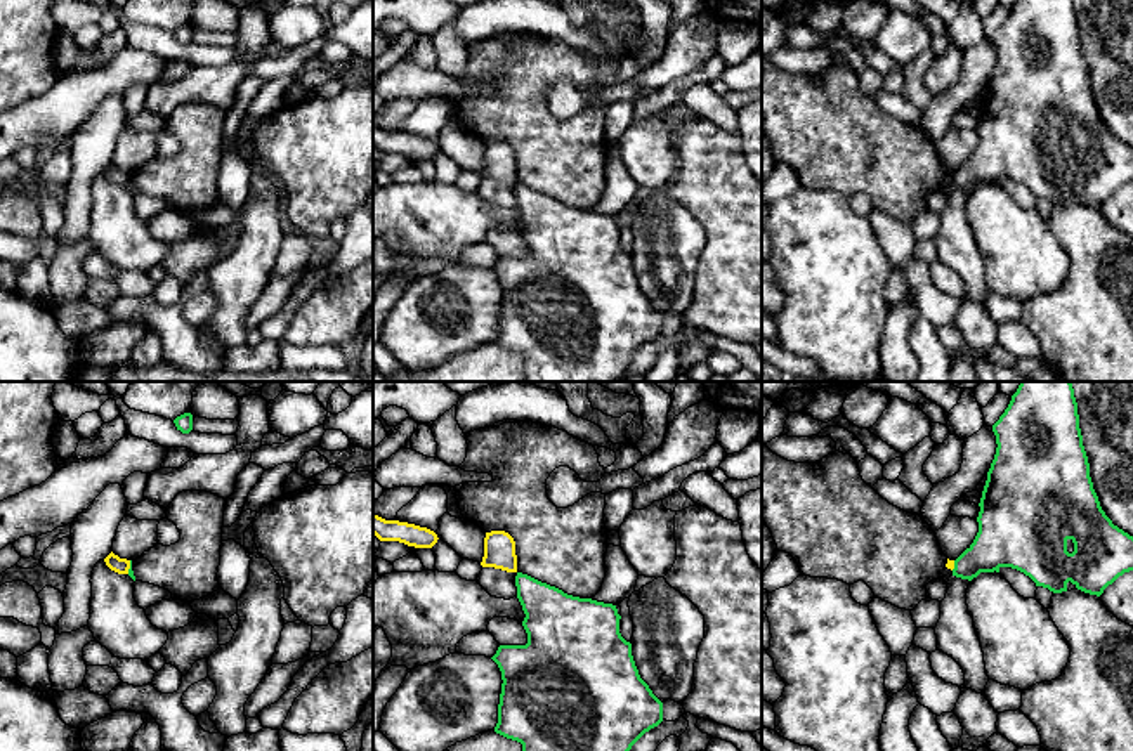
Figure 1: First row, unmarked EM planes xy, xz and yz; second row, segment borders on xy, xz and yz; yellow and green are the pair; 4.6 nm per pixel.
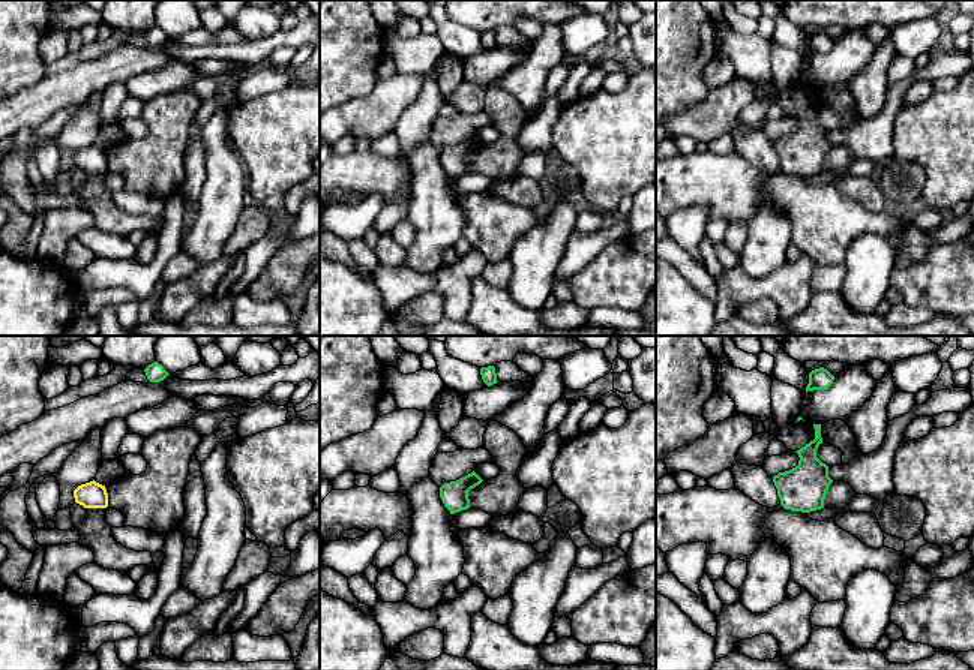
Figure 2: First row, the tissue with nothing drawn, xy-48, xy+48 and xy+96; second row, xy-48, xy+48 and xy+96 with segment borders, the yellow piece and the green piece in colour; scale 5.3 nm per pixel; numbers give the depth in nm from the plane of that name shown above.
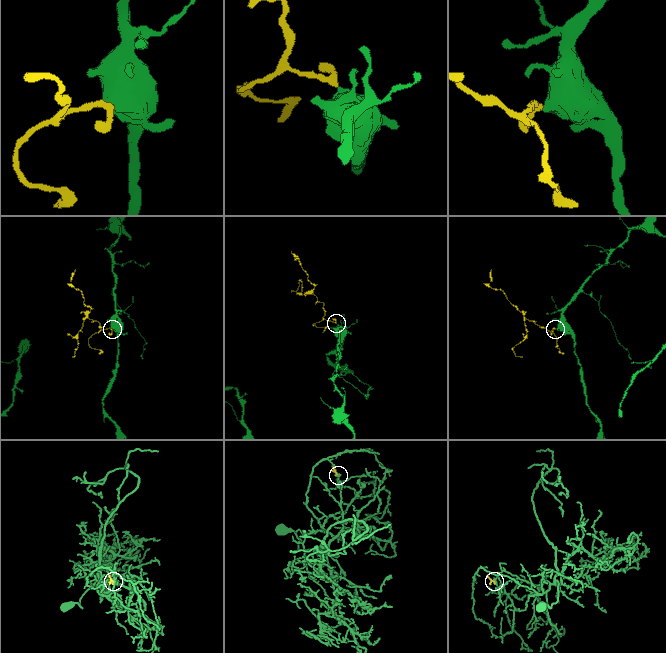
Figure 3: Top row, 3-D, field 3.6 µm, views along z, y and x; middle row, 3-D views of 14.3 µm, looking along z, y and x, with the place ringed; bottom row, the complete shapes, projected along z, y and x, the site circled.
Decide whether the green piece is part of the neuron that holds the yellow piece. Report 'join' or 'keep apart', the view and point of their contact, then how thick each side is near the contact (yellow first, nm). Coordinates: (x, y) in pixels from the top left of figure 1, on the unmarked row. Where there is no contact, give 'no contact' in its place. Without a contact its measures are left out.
keep apart; contact xy (129, 179); calibres 70 and 30 nm

